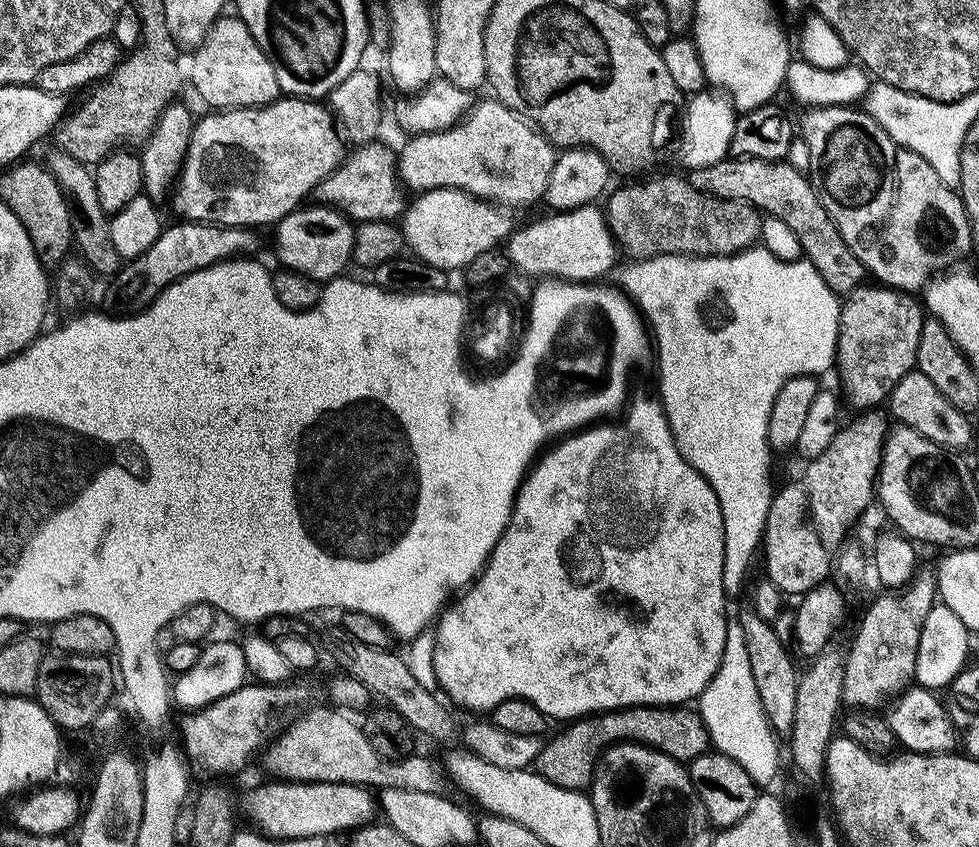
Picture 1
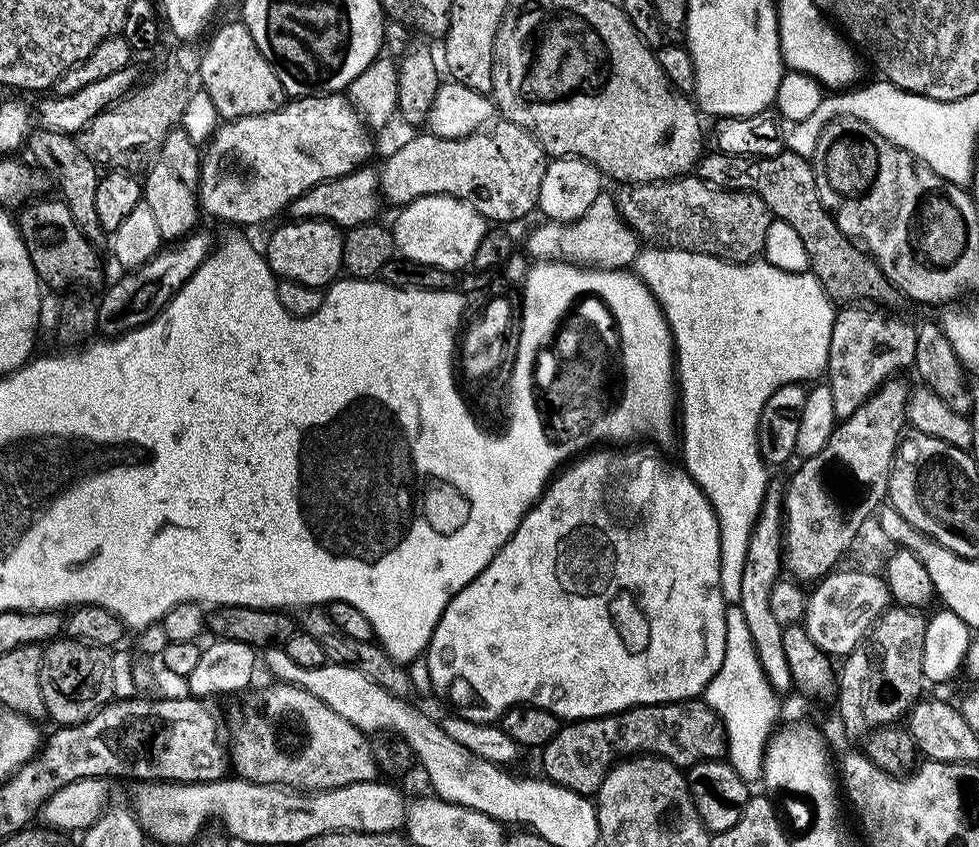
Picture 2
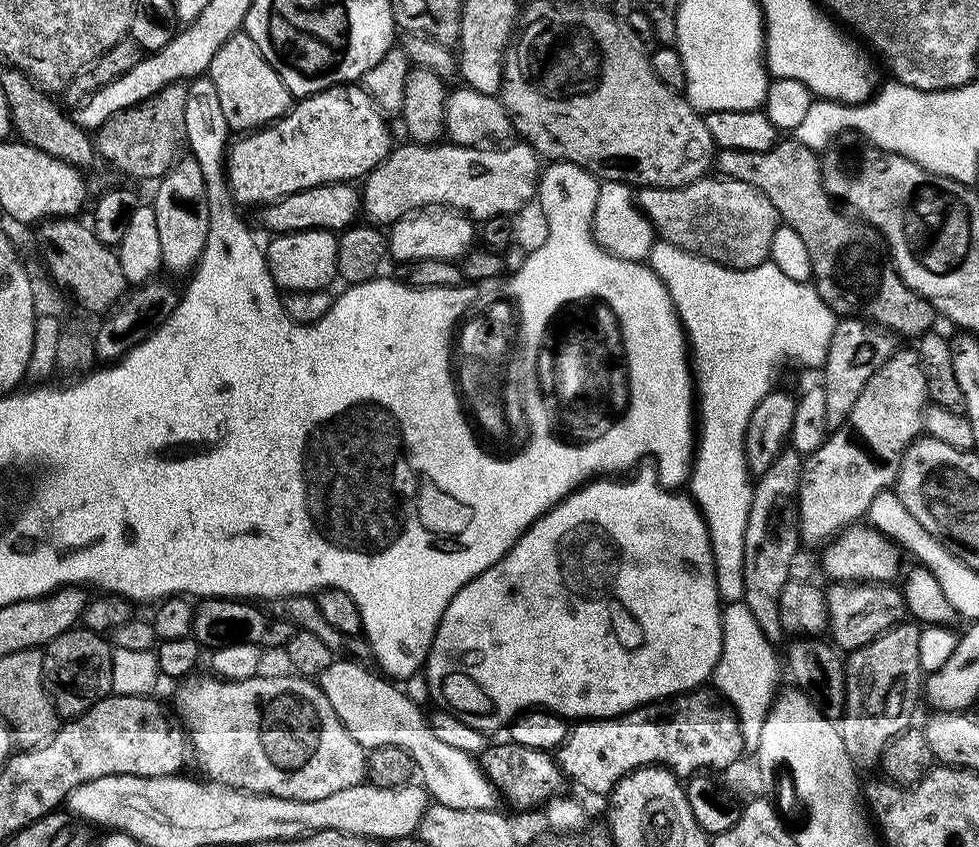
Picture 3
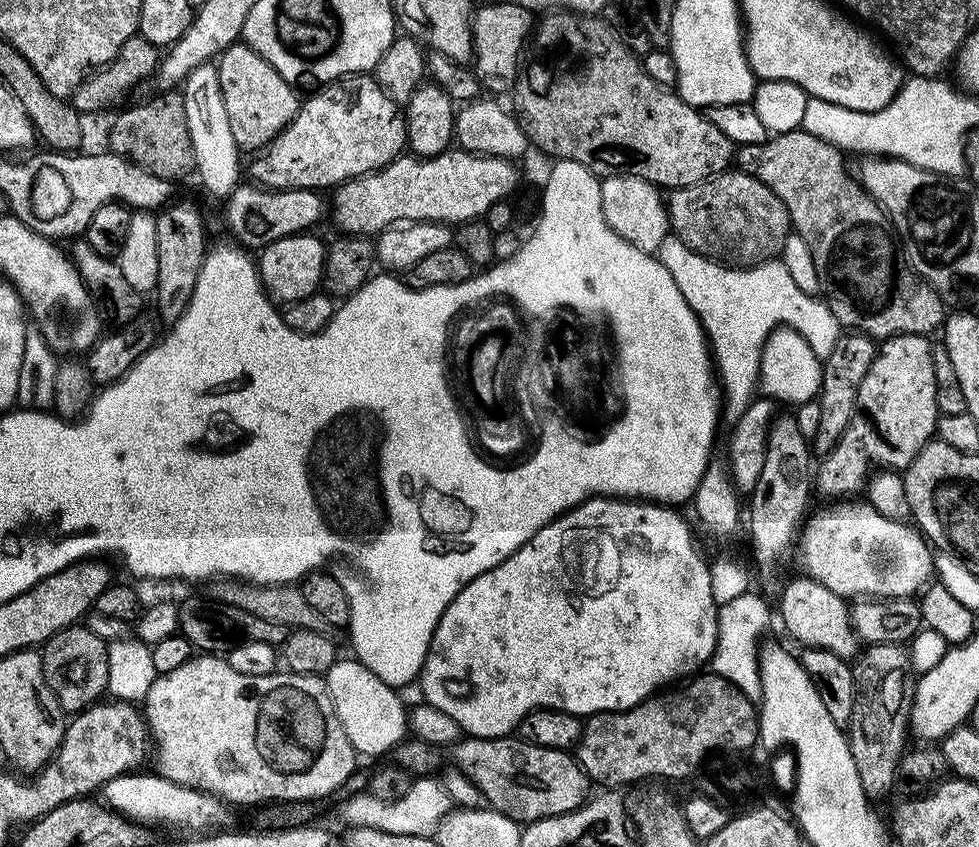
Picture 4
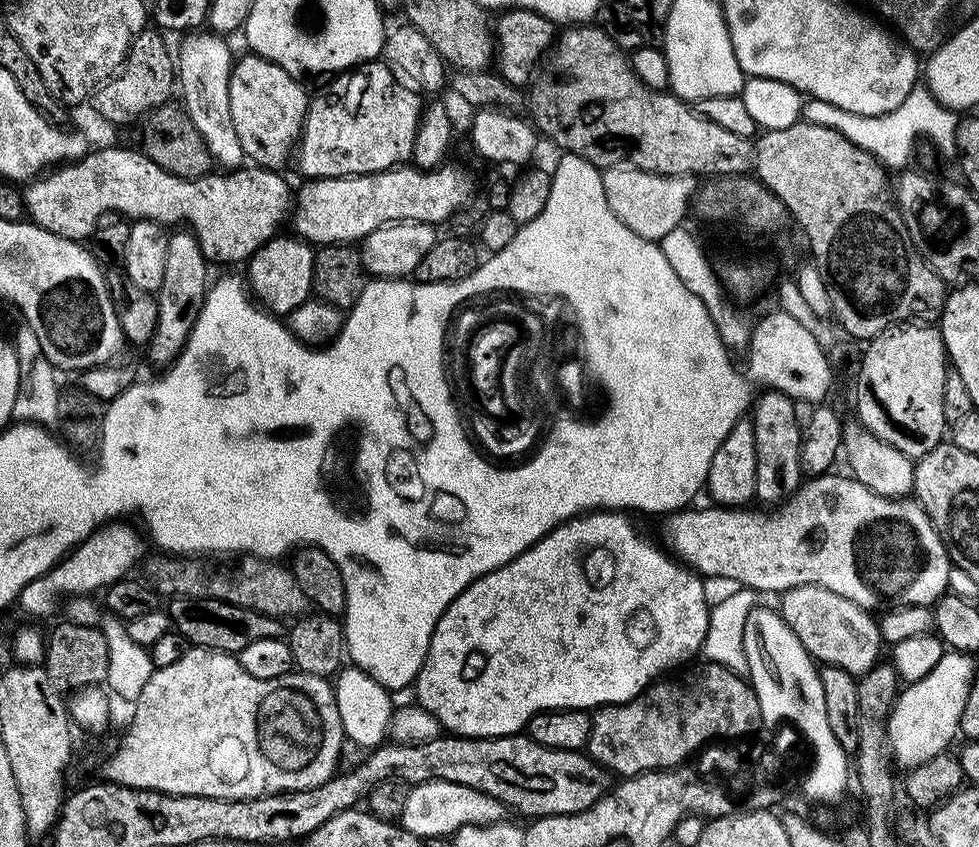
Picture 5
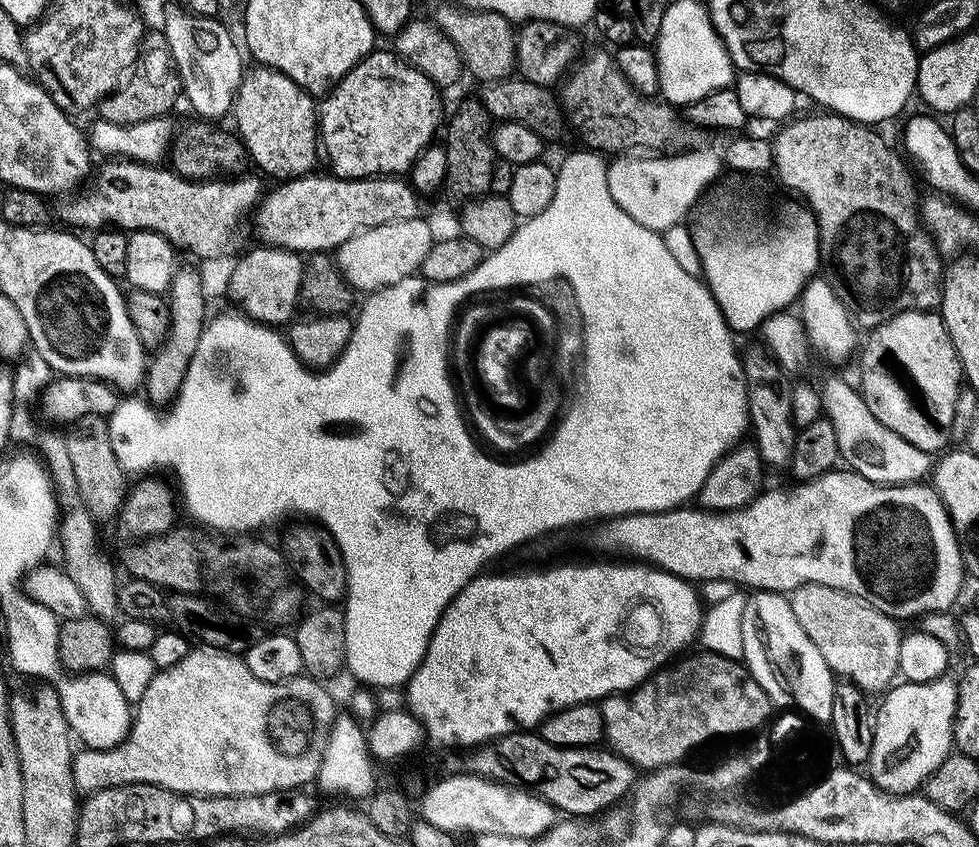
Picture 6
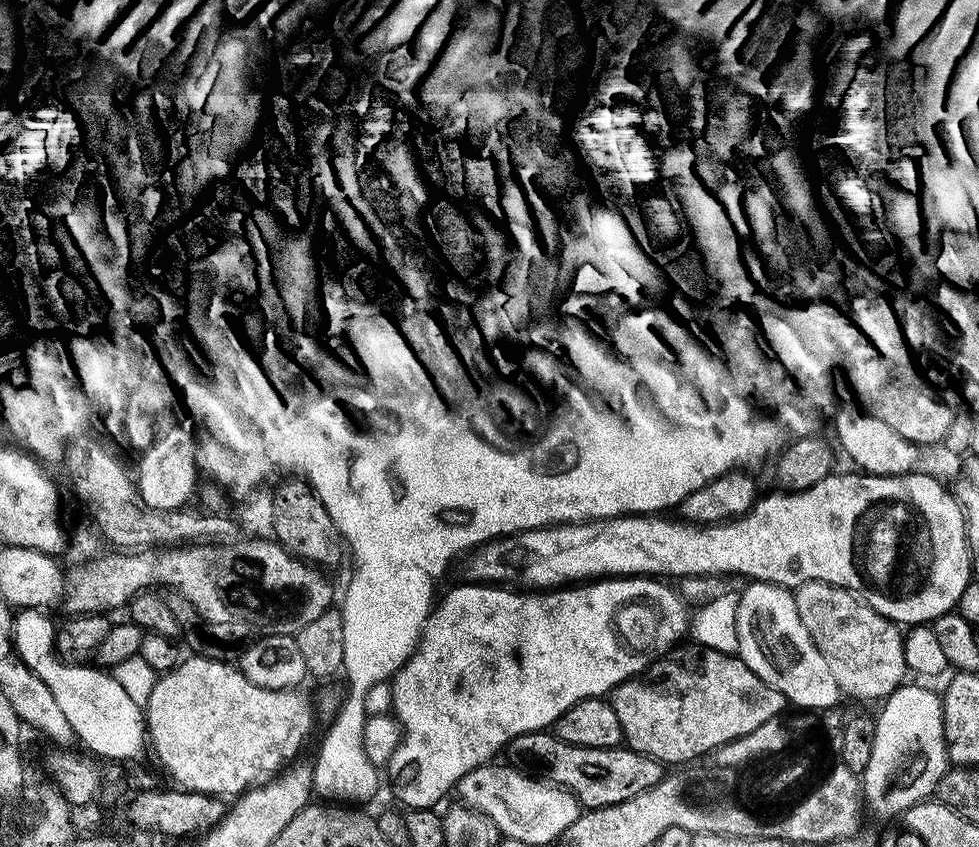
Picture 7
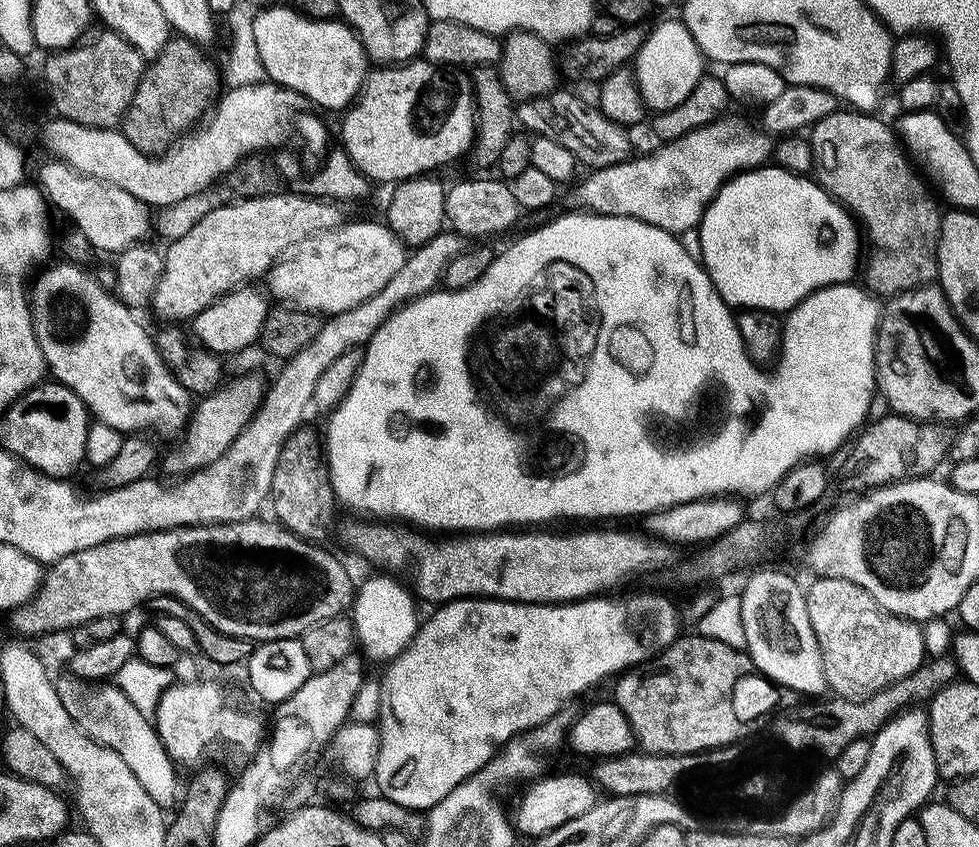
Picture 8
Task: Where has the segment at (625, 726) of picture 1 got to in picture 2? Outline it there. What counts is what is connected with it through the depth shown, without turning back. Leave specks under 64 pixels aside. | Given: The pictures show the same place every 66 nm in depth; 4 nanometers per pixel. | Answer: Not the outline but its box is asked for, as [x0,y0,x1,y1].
[538,698,725,798]

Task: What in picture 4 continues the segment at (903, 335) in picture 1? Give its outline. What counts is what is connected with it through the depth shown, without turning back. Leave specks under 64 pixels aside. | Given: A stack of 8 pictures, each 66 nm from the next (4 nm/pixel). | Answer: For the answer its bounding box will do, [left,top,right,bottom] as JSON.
[814,330,878,454]

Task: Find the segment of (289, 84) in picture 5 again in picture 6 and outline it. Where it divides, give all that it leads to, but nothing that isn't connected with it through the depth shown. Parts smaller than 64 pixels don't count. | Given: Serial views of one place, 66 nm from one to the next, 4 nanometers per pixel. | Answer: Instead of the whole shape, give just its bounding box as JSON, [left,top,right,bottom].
[235,66,320,182]

